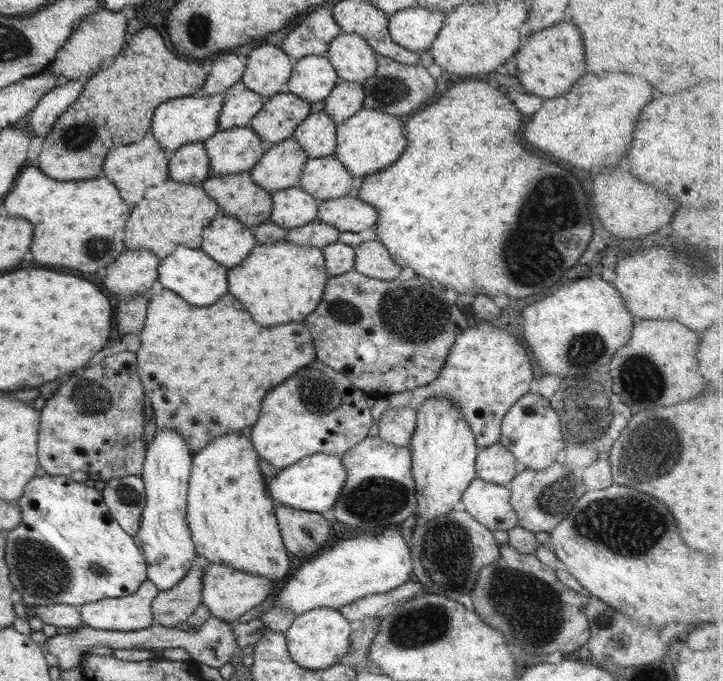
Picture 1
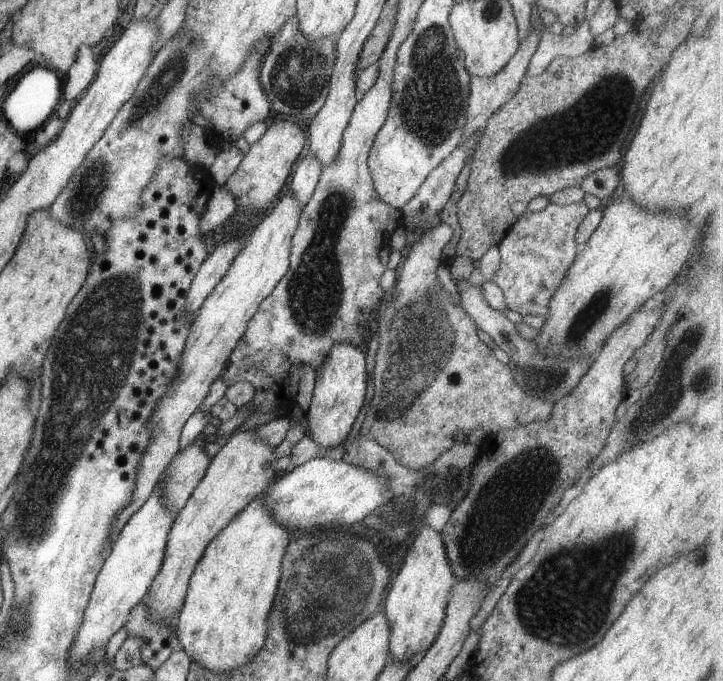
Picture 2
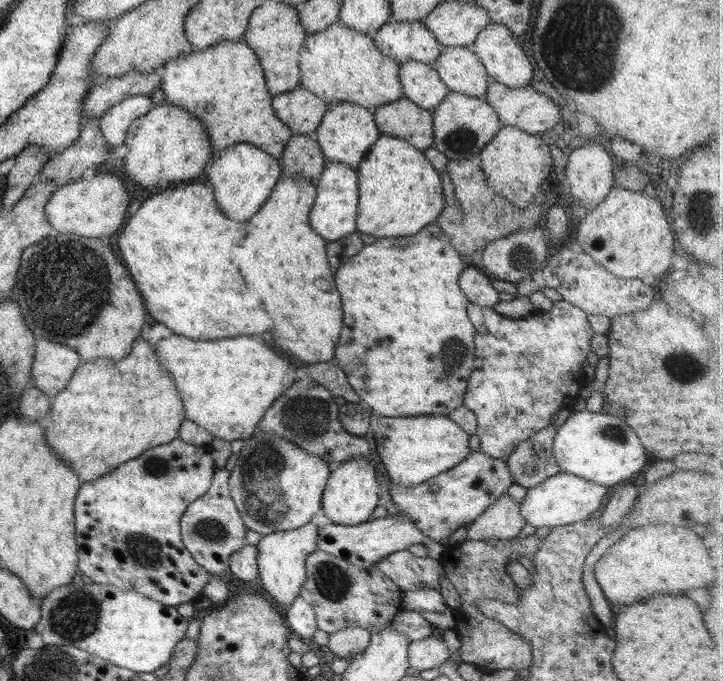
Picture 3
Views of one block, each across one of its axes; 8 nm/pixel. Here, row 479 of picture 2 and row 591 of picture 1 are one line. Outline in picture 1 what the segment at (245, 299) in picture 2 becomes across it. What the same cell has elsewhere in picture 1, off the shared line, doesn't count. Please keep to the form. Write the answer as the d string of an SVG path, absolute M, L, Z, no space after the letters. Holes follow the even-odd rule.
M146 579L131 596L84 604L80 617L84 626L100 630L128 632L148 628L156 624L152 602L160 592L152 581Z

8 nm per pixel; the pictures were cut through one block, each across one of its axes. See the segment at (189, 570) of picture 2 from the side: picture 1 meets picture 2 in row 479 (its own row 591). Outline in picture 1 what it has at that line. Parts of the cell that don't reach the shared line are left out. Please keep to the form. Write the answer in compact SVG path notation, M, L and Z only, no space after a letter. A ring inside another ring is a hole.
M210 563L204 568L202 582L202 604L208 607L211 616L216 616L232 625L239 624L242 615L252 610L252 607L261 605L266 598L272 596L275 589L275 584L262 575L252 575L218 563Z

